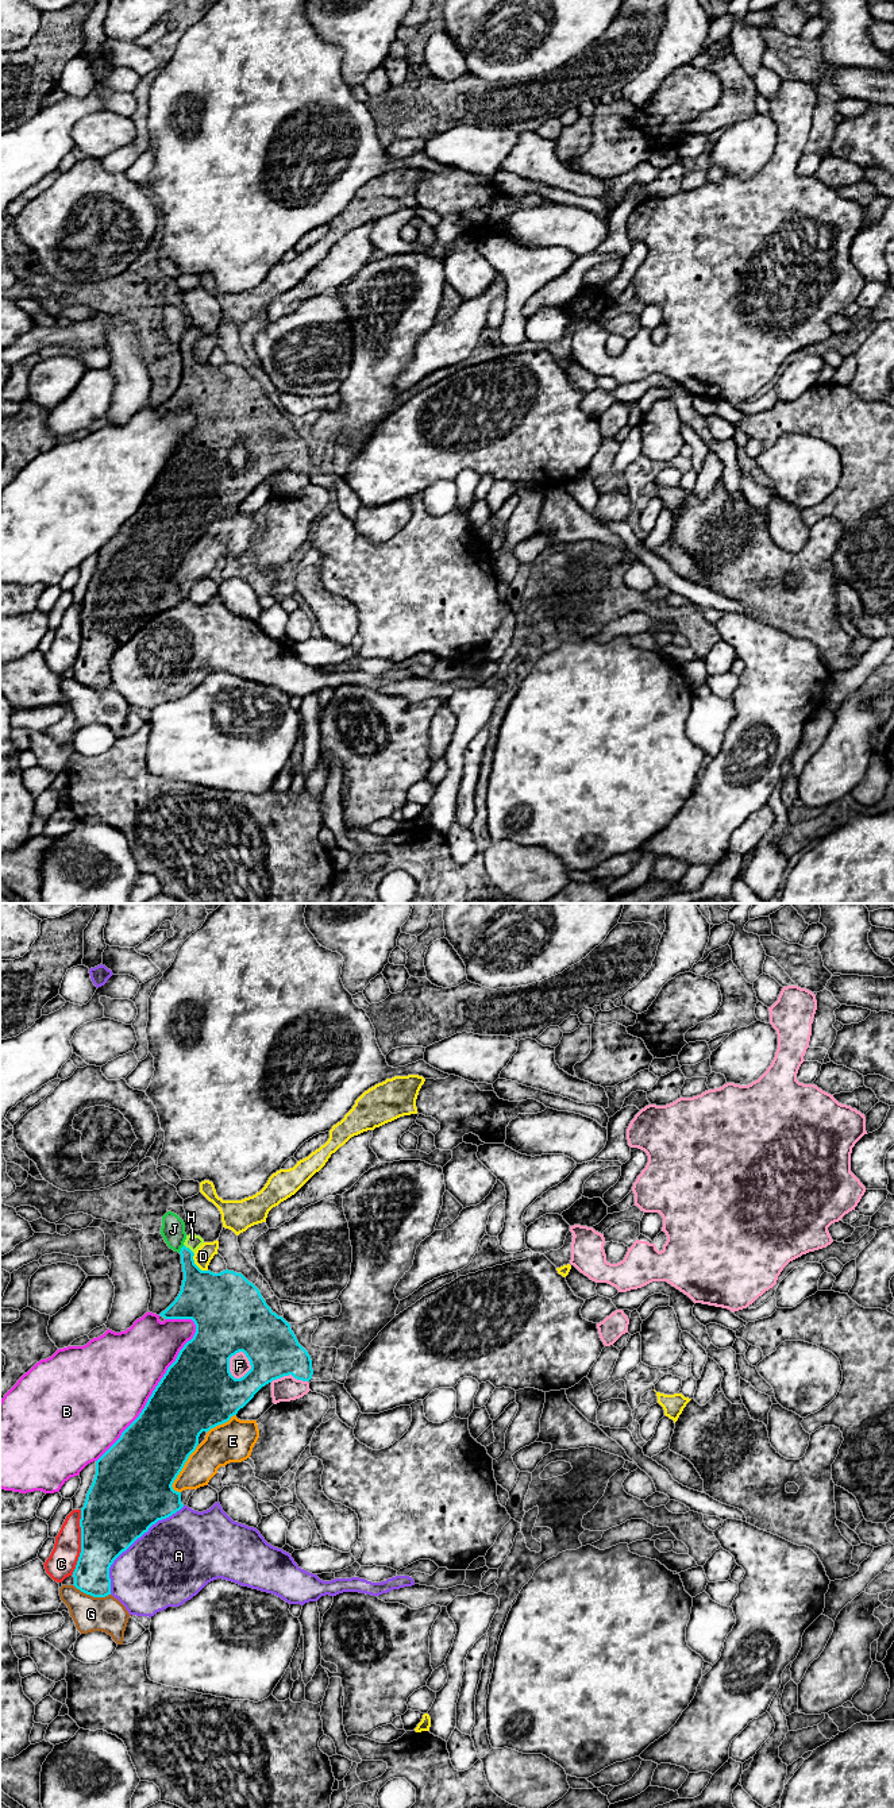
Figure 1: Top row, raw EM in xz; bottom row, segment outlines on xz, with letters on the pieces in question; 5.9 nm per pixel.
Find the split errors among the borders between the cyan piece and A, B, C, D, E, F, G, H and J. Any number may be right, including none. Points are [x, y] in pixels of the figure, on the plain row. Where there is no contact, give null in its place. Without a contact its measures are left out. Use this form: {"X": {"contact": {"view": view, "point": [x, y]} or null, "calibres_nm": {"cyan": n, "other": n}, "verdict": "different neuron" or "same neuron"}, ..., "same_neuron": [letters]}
{"A": {"contact": {"view": "xz", "point": [133, 635]}, "calibres_nm": {"cyan": 440, "other": 480}, "verdict": "different neuron"}, "B": {"contact": {"view": "xz", "point": [154, 482]}, "calibres_nm": {"cyan": 440, "other": 480}, "verdict": "different neuron"}, "C": {"contact": {"view": "xz", "point": [81, 635]}, "calibres_nm": {"cyan": 380, "other": 170}, "verdict": "different neuron"}, "D": {"contact": {"view": "xz", "point": [195, 357]}, "calibres_nm": {"cyan": 340, "other": 110}, "verdict": "different neuron"}, "E": {"contact": {"view": "xz", "point": [181, 562]}, "calibres_nm": {"cyan": 420, "other": 200}, "verdict": "different neuron"}, "F": {"contact": {"view": "xz", "point": [228, 455]}, "calibres_nm": {"cyan": 440, "other": 120}, "verdict": "different neuron"}, "G": {"contact": {"view": "xz", "point": [92, 687]}, "calibres_nm": {"cyan": 200, "other": 220}, "verdict": "different neuron"}, "H": {"contact": {"view": "xz", "point": [189, 342]}, "calibres_nm": {"cyan": 240, "other": 90}, "verdict": "same neuron"}, "J": {"contact": {"view": "xz", "point": [181, 342]}, "calibres_nm": {"cyan": 220, "other": 140}, "verdict": "different neuron"}, "same_neuron": ["H"]}

